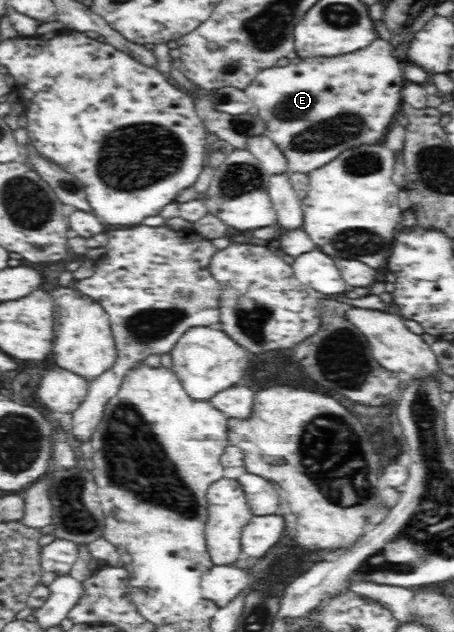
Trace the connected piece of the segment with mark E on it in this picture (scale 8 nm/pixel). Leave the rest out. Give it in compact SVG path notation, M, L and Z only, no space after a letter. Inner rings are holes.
M377 38L374 42L370 43L370 46L364 48L364 50L358 50L358 52L352 52L352 54L334 55L332 58L308 58L308 60L294 58L294 60L290 60L288 66L276 66L274 70L268 70L268 68L266 68L261 70L262 74L258 72L258 76L254 78L254 82L250 82L245 88L245 93L253 102L253 106L258 108L259 117L264 121L264 125L266 125L265 135L270 138L274 144L278 145L278 148L284 153L289 173L309 173L311 170L328 164L330 160L334 160L334 158L336 158L340 152L344 152L346 148L360 146L360 144L374 145L376 142L380 142L382 138L385 138L390 124L395 120L394 116L400 112L400 90L402 90L402 86L405 85L403 65L400 65L400 60L394 58L390 52L392 52L392 45L388 44L387 40Z

